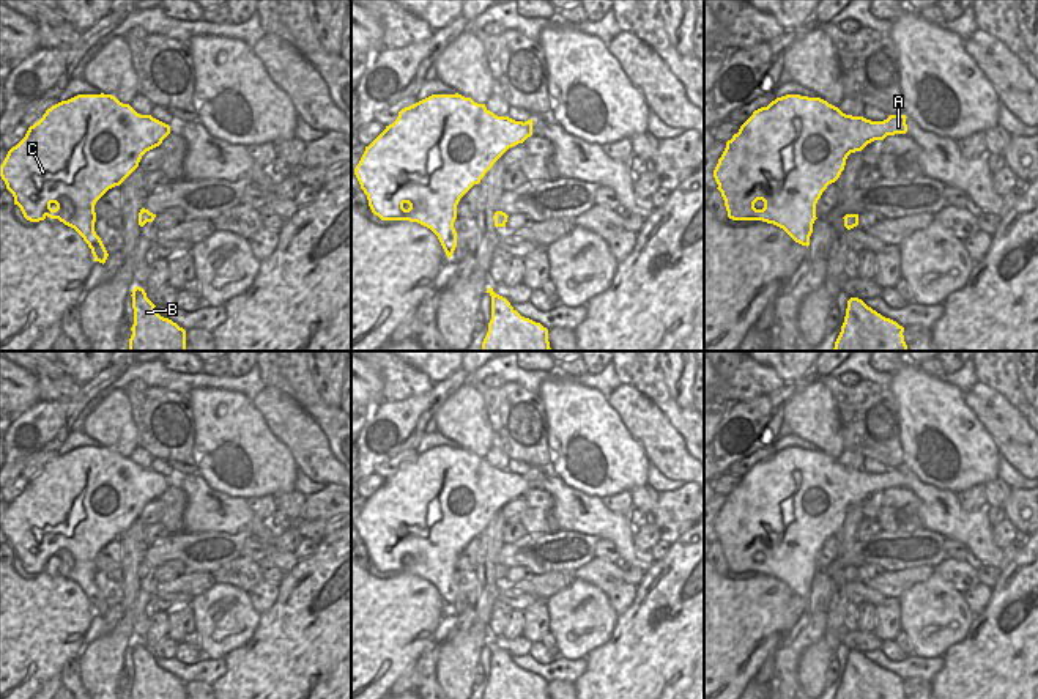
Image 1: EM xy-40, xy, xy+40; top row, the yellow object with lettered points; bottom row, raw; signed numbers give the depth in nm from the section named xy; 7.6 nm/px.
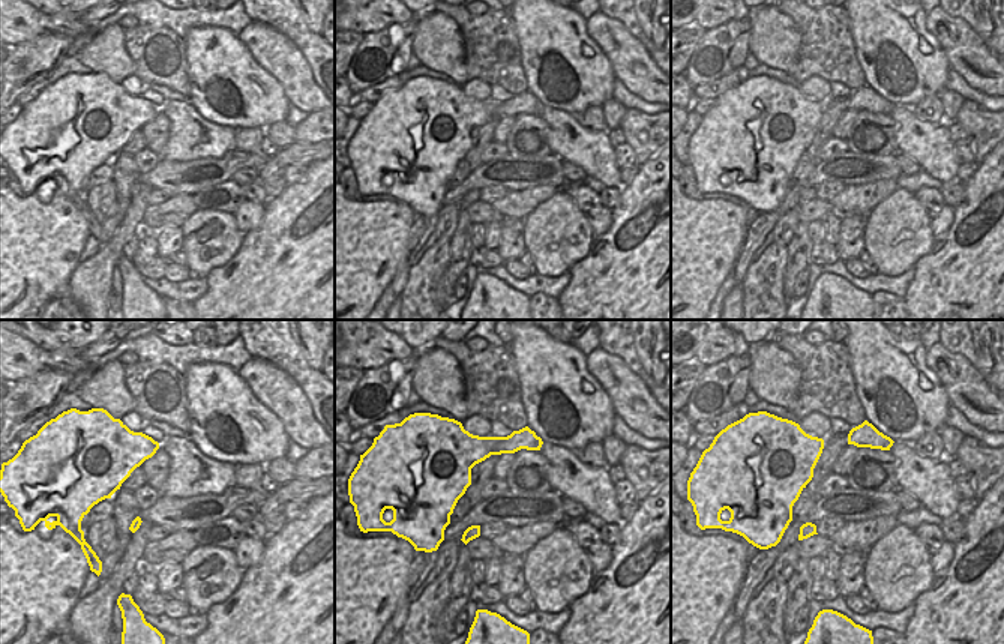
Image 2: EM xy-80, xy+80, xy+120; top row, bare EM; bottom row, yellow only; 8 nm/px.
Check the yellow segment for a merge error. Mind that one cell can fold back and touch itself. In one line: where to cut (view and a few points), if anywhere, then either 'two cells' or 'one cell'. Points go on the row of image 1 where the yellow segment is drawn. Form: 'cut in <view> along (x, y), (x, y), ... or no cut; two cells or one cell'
no cut; one cell

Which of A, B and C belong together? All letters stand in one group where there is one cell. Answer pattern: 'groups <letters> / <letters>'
groups A B C

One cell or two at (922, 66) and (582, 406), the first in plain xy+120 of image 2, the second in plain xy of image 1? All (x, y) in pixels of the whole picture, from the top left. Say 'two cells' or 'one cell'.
one cell

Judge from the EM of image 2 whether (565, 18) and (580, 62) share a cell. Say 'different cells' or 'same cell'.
same cell

